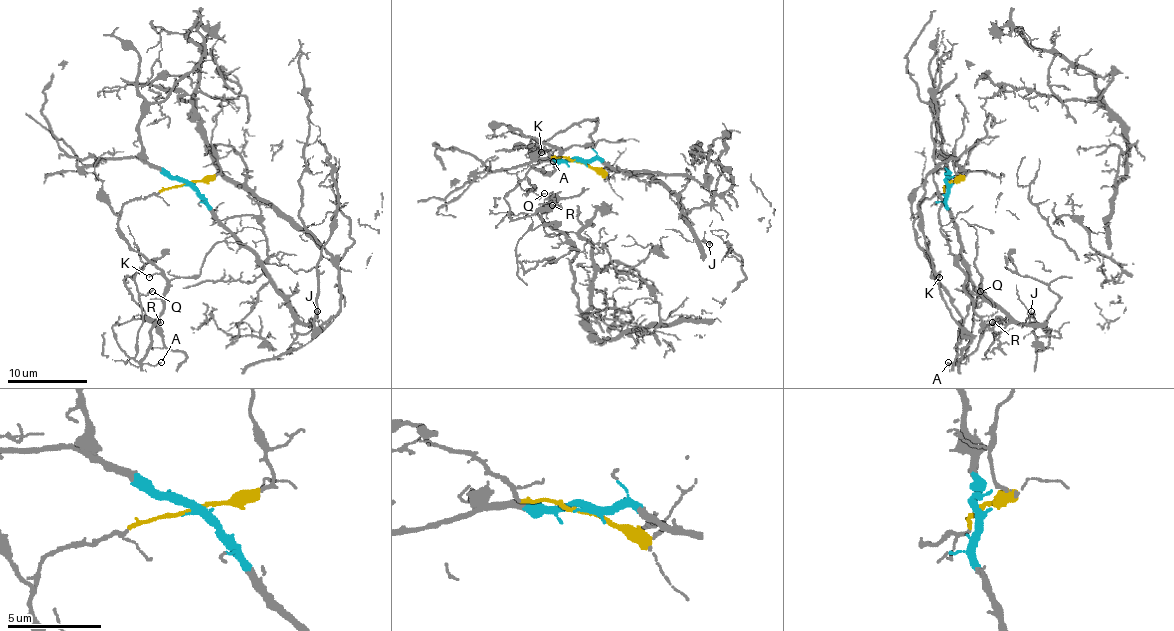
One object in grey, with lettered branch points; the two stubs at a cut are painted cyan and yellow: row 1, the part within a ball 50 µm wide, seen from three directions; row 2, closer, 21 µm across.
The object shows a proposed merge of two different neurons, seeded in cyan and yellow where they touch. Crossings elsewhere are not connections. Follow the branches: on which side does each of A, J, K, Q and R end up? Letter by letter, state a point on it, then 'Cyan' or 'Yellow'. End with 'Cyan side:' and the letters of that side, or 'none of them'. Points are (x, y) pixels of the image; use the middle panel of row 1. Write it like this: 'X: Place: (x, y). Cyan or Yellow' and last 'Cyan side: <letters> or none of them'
A: Place: (553, 161). Yellow
J: Place: (709, 244). Cyan
K: Place: (541, 152). Yellow
Q: Place: (544, 193). Yellow
R: Place: (552, 205). Yellow
Cyan side: J

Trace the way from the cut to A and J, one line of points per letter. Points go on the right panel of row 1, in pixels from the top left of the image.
A: (948, 185), (924, 201), (914, 221), (914, 238), (924, 248), (962, 318), (954, 362), (948, 366), (948, 362)
J: (948, 185), (946, 211), (954, 221), (960, 254), (972, 284), (1019, 322), (1025, 324), (1031, 310)

